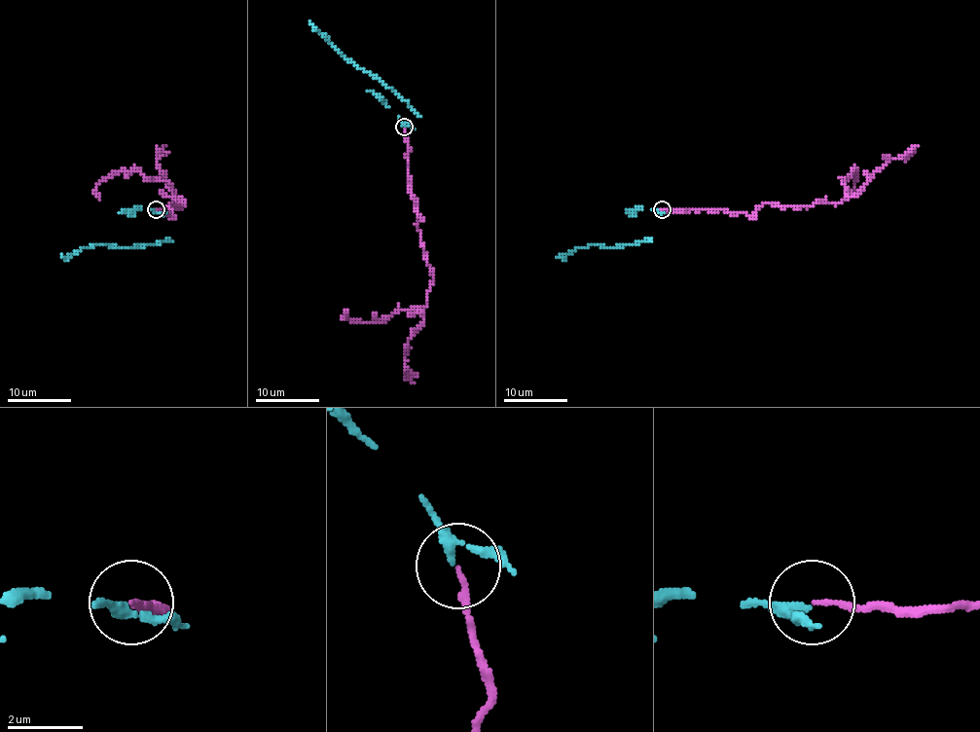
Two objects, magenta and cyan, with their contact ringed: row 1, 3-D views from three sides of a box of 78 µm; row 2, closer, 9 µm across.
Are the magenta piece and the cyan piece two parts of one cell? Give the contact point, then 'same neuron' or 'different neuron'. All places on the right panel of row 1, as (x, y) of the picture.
(662, 209) | same neuron

